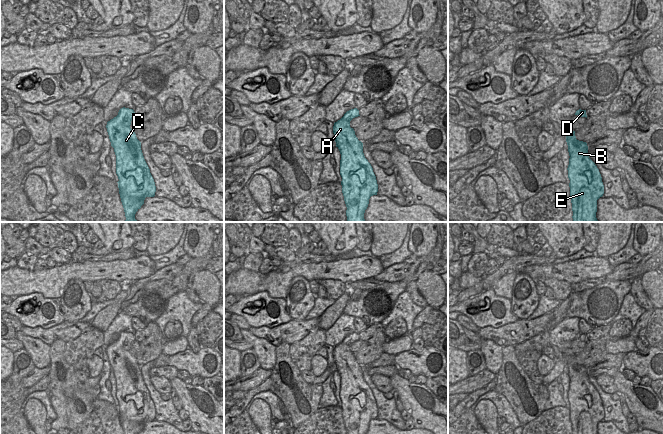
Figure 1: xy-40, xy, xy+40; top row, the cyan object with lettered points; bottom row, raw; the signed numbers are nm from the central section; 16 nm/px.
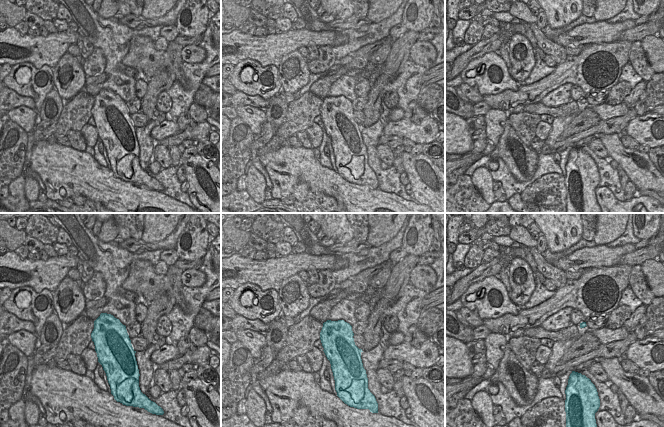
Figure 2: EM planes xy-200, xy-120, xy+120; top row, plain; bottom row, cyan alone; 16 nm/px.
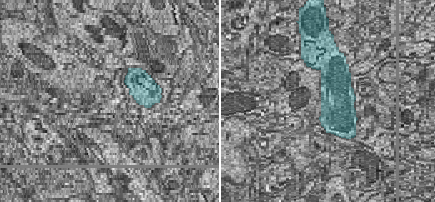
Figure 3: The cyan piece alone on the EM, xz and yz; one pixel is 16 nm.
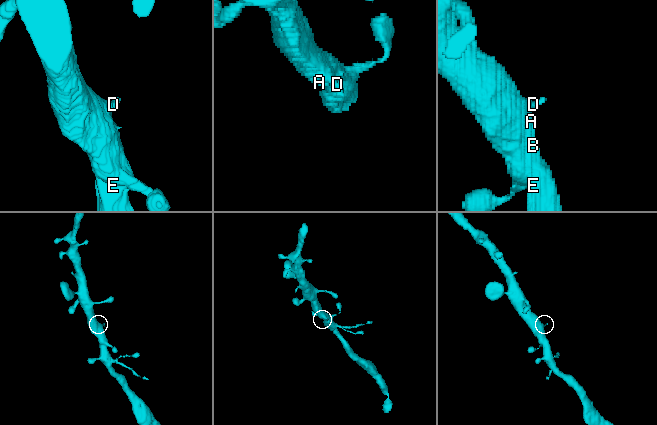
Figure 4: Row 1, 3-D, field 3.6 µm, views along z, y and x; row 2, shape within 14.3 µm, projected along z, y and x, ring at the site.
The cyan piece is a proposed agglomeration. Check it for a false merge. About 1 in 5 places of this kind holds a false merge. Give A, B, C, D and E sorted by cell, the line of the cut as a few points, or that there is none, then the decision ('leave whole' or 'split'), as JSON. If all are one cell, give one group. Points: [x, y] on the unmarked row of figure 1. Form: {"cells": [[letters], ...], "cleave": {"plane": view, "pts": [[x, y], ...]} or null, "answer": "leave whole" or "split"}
{"cells": [["A", "B", "C", "D", "E"]], "cleave": null, "answer": "leave whole"}

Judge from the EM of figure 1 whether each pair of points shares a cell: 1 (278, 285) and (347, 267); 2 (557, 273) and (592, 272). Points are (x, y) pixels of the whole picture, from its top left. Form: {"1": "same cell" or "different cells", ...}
{"1": "same cell", "2": "same cell"}

